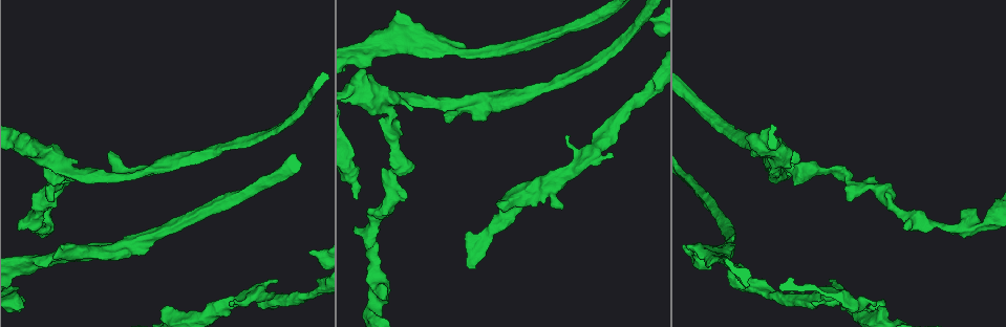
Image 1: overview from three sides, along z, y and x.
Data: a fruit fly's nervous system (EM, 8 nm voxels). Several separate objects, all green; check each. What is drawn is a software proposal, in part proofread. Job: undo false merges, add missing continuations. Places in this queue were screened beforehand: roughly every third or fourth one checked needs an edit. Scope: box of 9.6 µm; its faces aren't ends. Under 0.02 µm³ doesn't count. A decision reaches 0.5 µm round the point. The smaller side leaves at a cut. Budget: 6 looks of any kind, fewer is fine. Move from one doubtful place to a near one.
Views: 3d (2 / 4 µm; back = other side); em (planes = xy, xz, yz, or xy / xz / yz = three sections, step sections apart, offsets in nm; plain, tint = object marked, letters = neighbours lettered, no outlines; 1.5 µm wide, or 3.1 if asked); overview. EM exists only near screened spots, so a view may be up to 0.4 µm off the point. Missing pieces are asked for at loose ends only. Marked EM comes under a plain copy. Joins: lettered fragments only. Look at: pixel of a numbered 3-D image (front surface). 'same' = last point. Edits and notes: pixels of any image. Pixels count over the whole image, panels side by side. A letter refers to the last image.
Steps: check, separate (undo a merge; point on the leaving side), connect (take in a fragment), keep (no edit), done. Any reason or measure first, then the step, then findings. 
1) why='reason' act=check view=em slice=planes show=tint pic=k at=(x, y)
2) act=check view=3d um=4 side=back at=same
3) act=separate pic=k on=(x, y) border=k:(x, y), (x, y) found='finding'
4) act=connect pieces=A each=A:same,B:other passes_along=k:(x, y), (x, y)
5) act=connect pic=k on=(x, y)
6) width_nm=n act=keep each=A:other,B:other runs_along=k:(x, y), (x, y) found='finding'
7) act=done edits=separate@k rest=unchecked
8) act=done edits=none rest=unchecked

why='an open end' act=check view=em slice=yz step=4 show=letters pic=1 at=(310, 251)

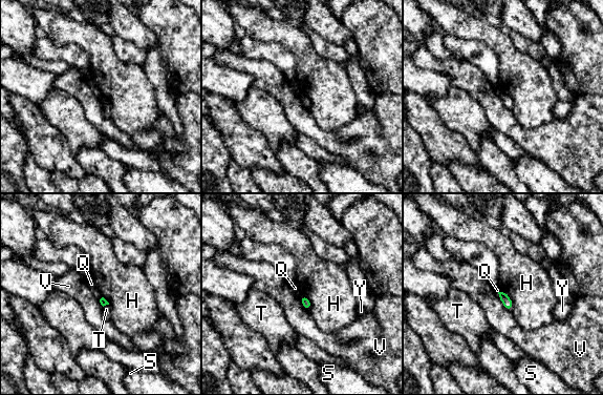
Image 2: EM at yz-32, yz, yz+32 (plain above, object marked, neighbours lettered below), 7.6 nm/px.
act=keep each=H:other,Q:other,S:other,T:other,V:other,Y:other border=2:(500, 291), (512, 300), (512, 311) found='no lettered fragment goes on from it'

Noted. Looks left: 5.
why='thick end' act=check view=em slice=planes show=letters pic=1 at=(562, 208)

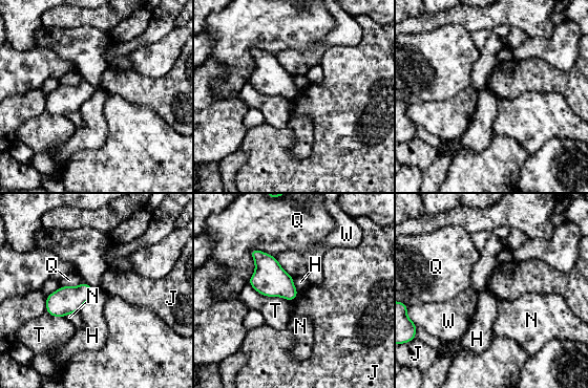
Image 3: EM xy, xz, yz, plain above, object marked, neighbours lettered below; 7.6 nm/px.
act=keep each=H:other,J:other,N:other,Q:other,T:other,W:other border=3:(77, 311), (66, 314), (63, 317) found='none of them fits'

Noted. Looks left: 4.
why='branch stops here' act=check view=3d um=4 side=back pic=1 at=(846, 200)

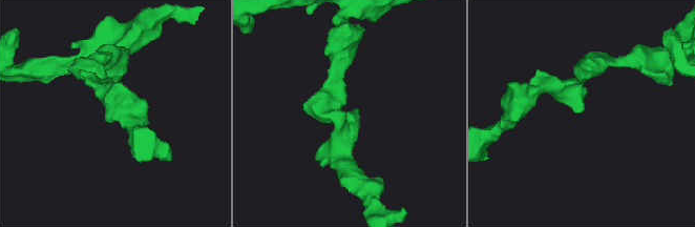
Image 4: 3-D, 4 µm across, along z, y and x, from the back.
act=check view=em slice=planes show=tint pic=4 at=(350, 114)

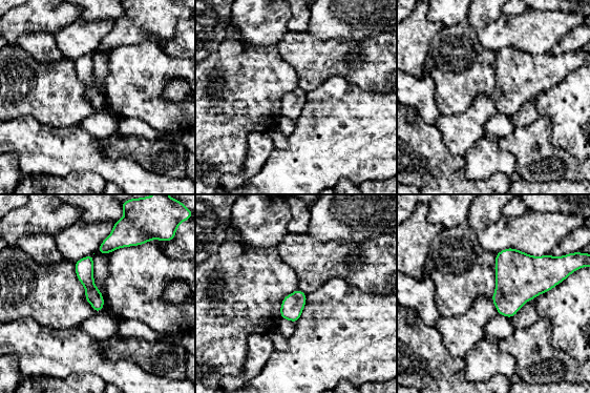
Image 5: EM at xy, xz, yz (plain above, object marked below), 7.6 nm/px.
act=check view=em slice=planes show=letters at=same

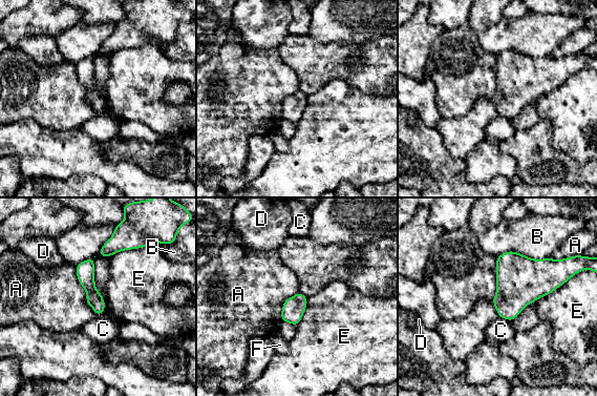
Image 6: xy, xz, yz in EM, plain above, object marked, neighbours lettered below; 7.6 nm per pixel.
act=keep each=A:other,B:other,C:other,D:other,E:other,F:other border=6:(75, 265), (86, 303), (97, 315) found='none of them fits'

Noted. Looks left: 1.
act=done edits=none rest=unchecked

